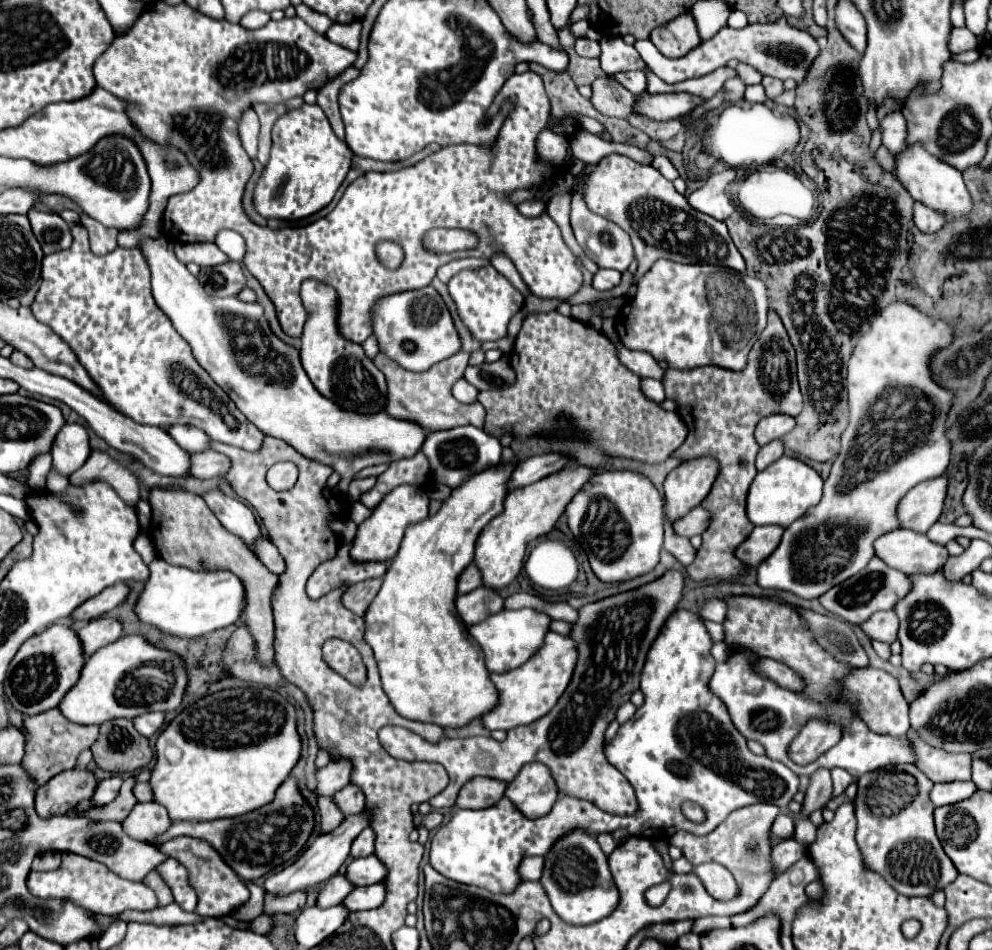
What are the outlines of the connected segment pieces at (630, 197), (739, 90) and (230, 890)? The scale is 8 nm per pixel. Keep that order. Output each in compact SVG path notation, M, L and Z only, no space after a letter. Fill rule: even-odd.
M619 153L607 155L601 161L603 165L599 165L587 179L585 201L593 213L615 221L633 235L635 257L639 259L635 279L649 271L657 259L669 259L677 263L711 263L745 273L745 261L735 249L727 225L697 211L695 227L695 209L687 203L687 197L677 193L673 183L655 167L639 165L627 155ZM701 241L705 241L705 247L701 247Z
M735 77L735 79L727 79L723 87L729 91L729 99L727 99L729 103L741 101L741 97L743 97L743 93L745 93L745 83L743 83L739 77Z
M173 837L171 841L165 841L163 845L157 845L161 853L167 853L167 857L177 859L189 873L189 885L195 889L199 903L195 913L205 915L205 917L223 917L237 909L241 903L249 899L249 889L247 885L239 879L239 875L227 867L223 857L207 845L207 841L199 841L195 837Z

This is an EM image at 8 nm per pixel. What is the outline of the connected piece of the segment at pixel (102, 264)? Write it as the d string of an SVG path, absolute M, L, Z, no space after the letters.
M79 223L71 227L73 245L63 249L63 253L51 253L43 257L43 281L31 303L31 311L37 321L49 325L77 355L79 363L85 367L89 377L101 389L105 401L119 409L119 413L139 421L143 425L171 427L171 425L191 425L203 429L213 441L241 447L245 451L259 451L263 447L263 433L235 407L219 385L191 355L187 341L173 329L171 319L159 309L151 295L147 259L139 245L125 249L117 247L105 257L91 253L87 229Z

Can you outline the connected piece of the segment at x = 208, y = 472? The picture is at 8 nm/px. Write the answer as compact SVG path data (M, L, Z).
M213 449L191 455L191 475L197 479L221 479L231 469L231 459Z

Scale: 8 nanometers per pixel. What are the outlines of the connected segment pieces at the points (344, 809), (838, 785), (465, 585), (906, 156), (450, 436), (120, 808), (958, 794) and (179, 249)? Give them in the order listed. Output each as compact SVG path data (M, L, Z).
M347 785L345 789L341 789L339 793L335 793L335 803L339 807L339 811L349 817L349 815L355 815L355 813L361 813L365 809L365 797L361 793L359 787L355 785Z
M833 768L830 772L833 780L832 798L842 794L851 783L857 782L857 778L851 776L844 769Z
M475 563L467 565L465 571L459 575L459 581L457 581L457 595L465 595L473 589L477 589L481 585L481 573L477 569Z
M921 143L905 145L905 149L895 155L895 173L915 201L921 201L927 207L945 213L947 219L967 215L971 211L971 197L965 189L961 171L939 161L939 157L931 157L931 153L927 153Z
M463 425L463 427L453 427L447 431L427 433L421 451L425 453L425 457L431 463L431 475L439 483L455 489L455 487L463 485L463 481L467 481L469 477L473 477L489 467L495 467L495 463L501 461L503 447L501 447L501 443L495 441L495 437L487 435L483 429Z
M133 777L125 779L121 785L121 791L119 791L119 797L115 797L115 801L111 801L111 805L101 805L101 807L81 811L79 817L87 817L91 821L123 821L129 815L129 811L133 809L133 805L137 803L133 797L133 791L131 791L133 785L135 785Z
M953 781L953 783L935 783L929 797L933 801L935 807L943 807L943 805L953 805L957 801L963 801L967 797L973 795L975 791L975 783L973 781Z
M176 242L174 252L181 262L185 264L196 263L200 267L214 267L229 260L215 243L210 242Z

